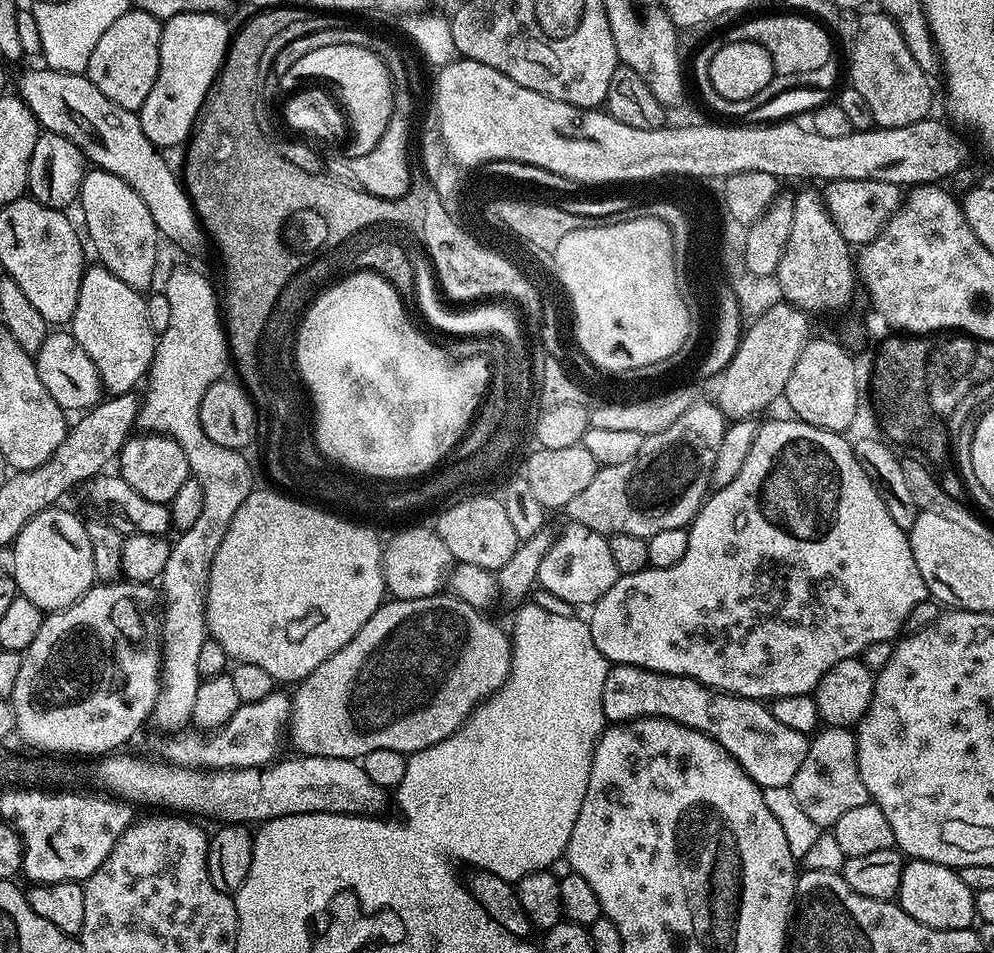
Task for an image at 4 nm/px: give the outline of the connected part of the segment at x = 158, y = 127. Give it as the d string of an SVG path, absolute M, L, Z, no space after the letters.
M187 12L163 21L158 50L158 78L142 102L139 118L150 143L160 150L183 145L193 135L208 91L224 64L230 31L225 17L211 12Z

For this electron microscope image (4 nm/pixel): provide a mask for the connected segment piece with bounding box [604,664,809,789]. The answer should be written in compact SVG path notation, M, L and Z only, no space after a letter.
M612 664L606 674L604 699L612 702L620 695L641 696L656 707L653 709L657 713L669 720L677 720L680 724L713 736L743 766L746 774L750 774L752 781L763 789L772 786L789 787L794 774L798 772L798 766L802 766L802 758L806 758L809 737L780 722L771 707L764 705L763 708L759 699L734 696L690 676L652 672L637 664Z

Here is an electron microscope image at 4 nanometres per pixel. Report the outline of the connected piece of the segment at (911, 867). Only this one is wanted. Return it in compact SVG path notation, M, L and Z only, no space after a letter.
M909 859L903 865L898 903L916 921L934 929L966 929L976 920L974 891L962 882L962 878L953 869L938 862Z

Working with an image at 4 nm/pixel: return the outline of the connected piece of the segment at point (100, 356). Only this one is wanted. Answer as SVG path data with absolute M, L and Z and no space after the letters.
M103 266L89 267L84 273L80 298L70 321L70 331L78 346L94 364L105 393L123 396L145 379L152 356L156 353L157 337L148 329L141 293L132 289Z

